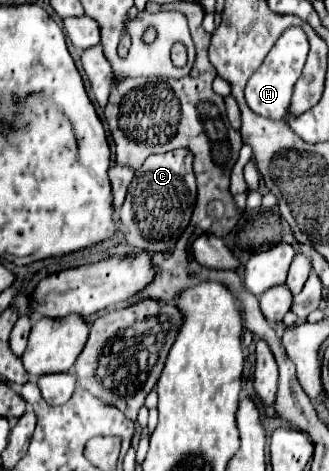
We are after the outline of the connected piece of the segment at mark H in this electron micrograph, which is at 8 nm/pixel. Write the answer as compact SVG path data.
M290 27L282 33L282 37L274 43L270 53L266 55L260 69L250 77L246 85L246 101L248 107L262 117L268 119L286 119L290 113L290 99L294 83L298 81L298 75L302 73L302 65L308 55L308 39L300 27Z

